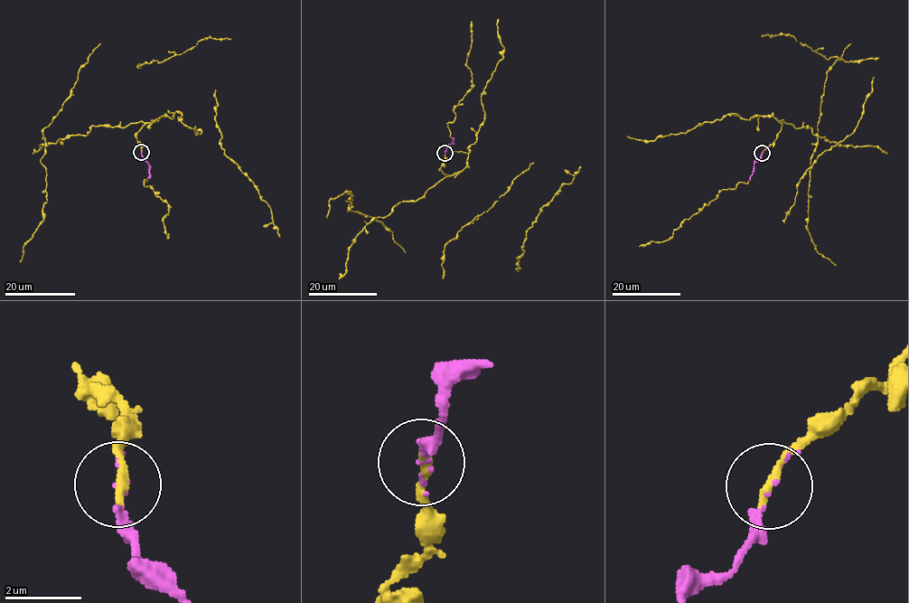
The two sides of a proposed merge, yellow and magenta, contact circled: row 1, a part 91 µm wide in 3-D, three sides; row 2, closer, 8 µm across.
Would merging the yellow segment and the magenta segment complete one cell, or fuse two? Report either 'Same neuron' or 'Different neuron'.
Same neuron

